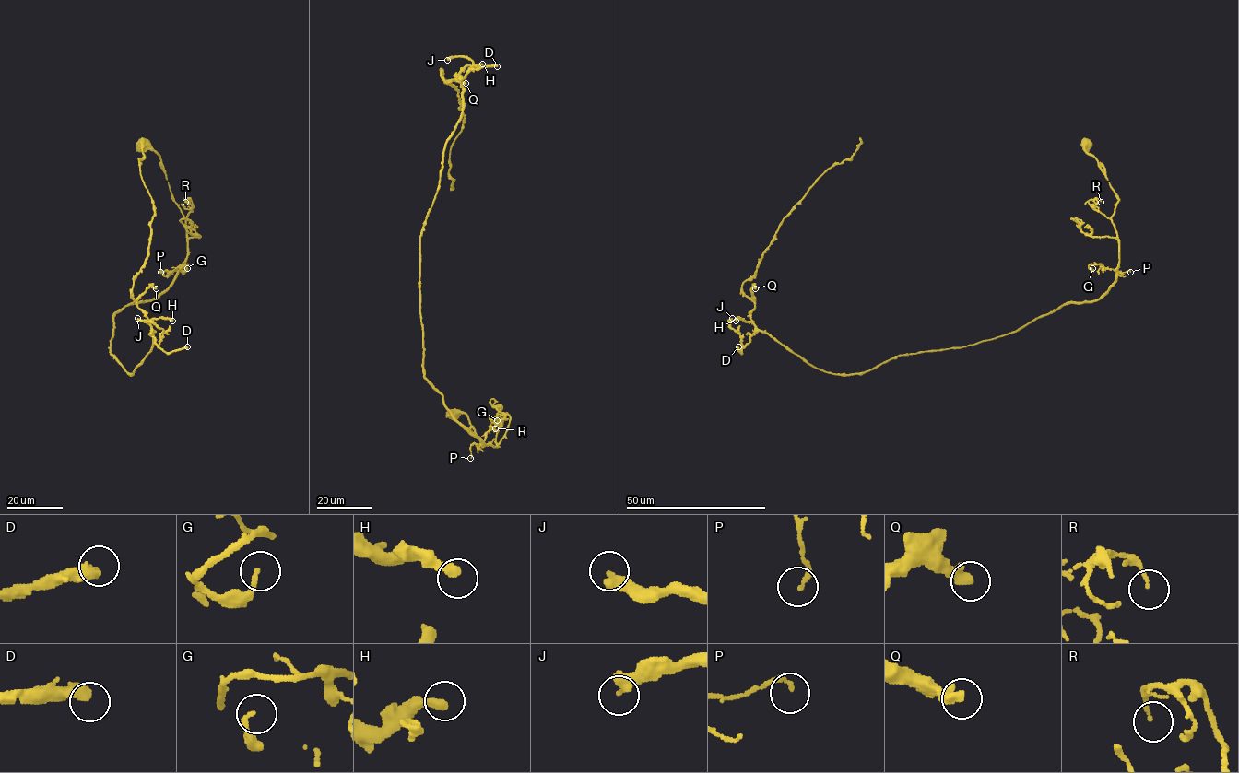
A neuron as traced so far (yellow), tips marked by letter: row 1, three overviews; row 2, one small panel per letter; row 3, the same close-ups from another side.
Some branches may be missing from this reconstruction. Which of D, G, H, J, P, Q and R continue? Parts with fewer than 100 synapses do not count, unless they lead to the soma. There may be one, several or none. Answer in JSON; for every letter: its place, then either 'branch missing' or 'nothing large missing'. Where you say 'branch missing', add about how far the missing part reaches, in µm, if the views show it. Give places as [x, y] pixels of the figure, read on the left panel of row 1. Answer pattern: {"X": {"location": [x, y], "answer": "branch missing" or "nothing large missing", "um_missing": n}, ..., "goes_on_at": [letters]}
{"D": {"location": [187, 346], "answer": "branch missing", "um_missing": 90}, "G": {"location": [187, 268], "answer": "nothing large missing"}, "H": {"location": [172, 321], "answer": "nothing large missing"}, "J": {"location": [137, 318], "answer": "nothing large missing"}, "P": {"location": [160, 272], "answer": "nothing large missing"}, "Q": {"location": [156, 288], "answer": "nothing large missing"}, "R": {"location": [185, 202], "answer": "nothing large missing"}, "goes_on_at": ["D"]}

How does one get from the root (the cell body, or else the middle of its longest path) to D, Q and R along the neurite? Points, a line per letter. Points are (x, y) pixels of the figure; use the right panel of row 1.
D: (1087, 146), (1118, 200), (1116, 277), (1099, 299), (851, 375), (817, 368), (761, 331), (738, 346)
Q: (1087, 146), (1118, 200), (1116, 277), (1099, 299), (841, 375), (758, 329), (755, 288)
R: (1087, 146), (1085, 149), (1097, 161), (1118, 200), (1110, 218), (1094, 208), (1095, 198), (1101, 202)

